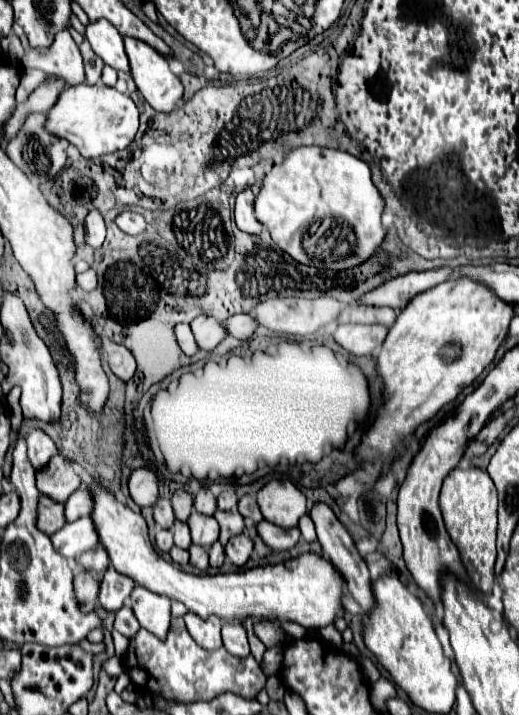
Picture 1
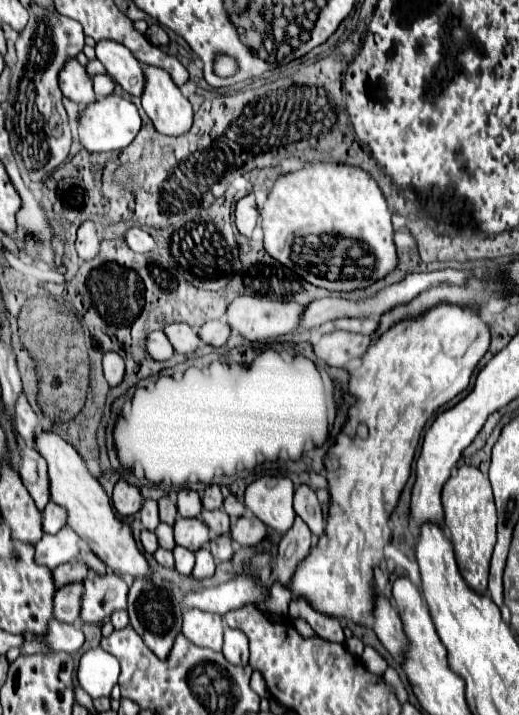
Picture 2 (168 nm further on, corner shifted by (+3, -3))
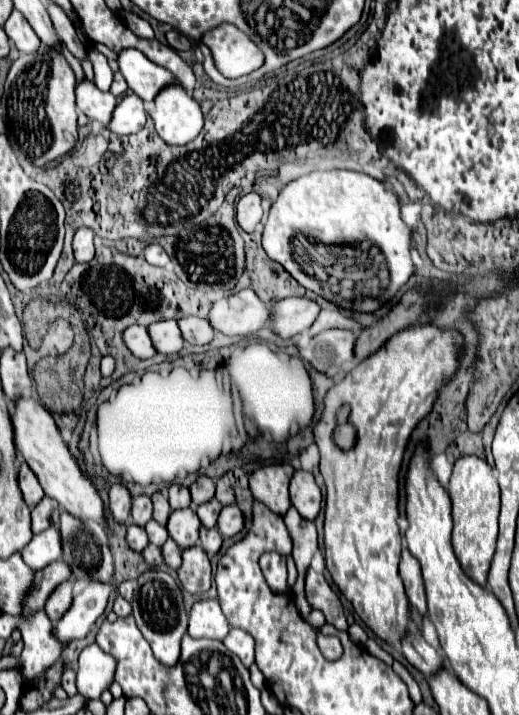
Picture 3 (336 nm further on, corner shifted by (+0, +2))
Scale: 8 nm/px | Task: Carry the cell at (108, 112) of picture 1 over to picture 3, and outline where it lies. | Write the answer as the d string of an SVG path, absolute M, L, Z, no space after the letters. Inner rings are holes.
M130 94L118 102L108 128L116 134L134 134L140 132L144 124L146 124L144 102L136 94Z

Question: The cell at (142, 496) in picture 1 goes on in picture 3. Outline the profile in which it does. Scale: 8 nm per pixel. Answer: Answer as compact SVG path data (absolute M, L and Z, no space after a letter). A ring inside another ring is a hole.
M114 484L108 496L110 496L110 502L108 502L110 514L114 516L116 522L124 524L130 516L130 492L122 484Z

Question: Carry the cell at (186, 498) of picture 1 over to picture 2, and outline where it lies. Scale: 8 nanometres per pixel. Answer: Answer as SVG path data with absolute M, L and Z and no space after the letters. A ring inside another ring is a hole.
M171 497L159 499L159 513L161 513L161 521L163 521L163 523L173 525L175 519L177 519L177 505L175 505L175 499L171 499Z

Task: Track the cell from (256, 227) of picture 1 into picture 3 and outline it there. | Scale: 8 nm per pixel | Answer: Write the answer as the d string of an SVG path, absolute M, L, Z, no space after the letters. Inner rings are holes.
M250 192L250 194L242 196L240 202L238 202L238 224L246 232L252 232L260 220L262 220L260 196L256 192Z

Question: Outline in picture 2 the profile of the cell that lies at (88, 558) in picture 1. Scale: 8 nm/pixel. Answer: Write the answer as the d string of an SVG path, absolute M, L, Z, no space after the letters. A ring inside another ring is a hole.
M83 561L63 563L63 565L59 565L59 567L53 569L57 587L73 583L73 581L83 581L83 577L87 577L87 573L89 573L89 569L87 569L87 565L83 565Z

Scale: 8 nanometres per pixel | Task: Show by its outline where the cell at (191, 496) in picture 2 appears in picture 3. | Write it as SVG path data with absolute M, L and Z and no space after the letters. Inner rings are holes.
M172 484L172 486L170 486L170 490L168 490L168 500L170 500L170 508L172 508L172 510L186 508L186 506L192 504L188 488L178 486L178 484Z

